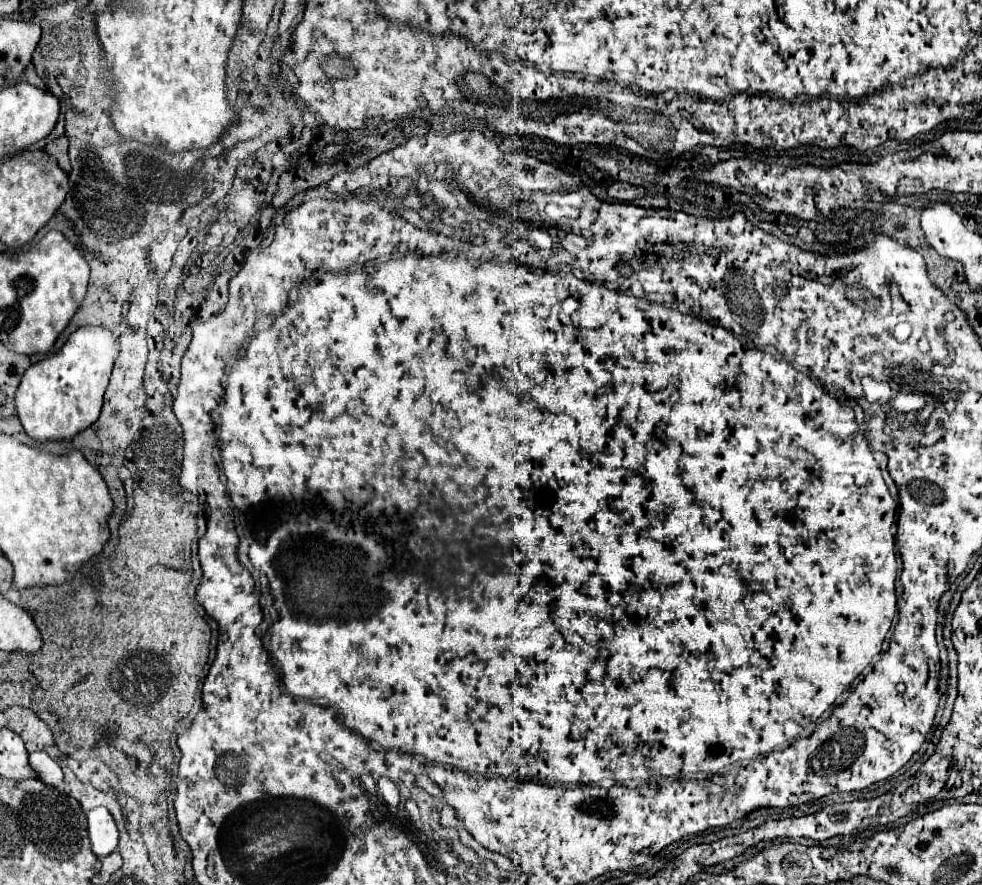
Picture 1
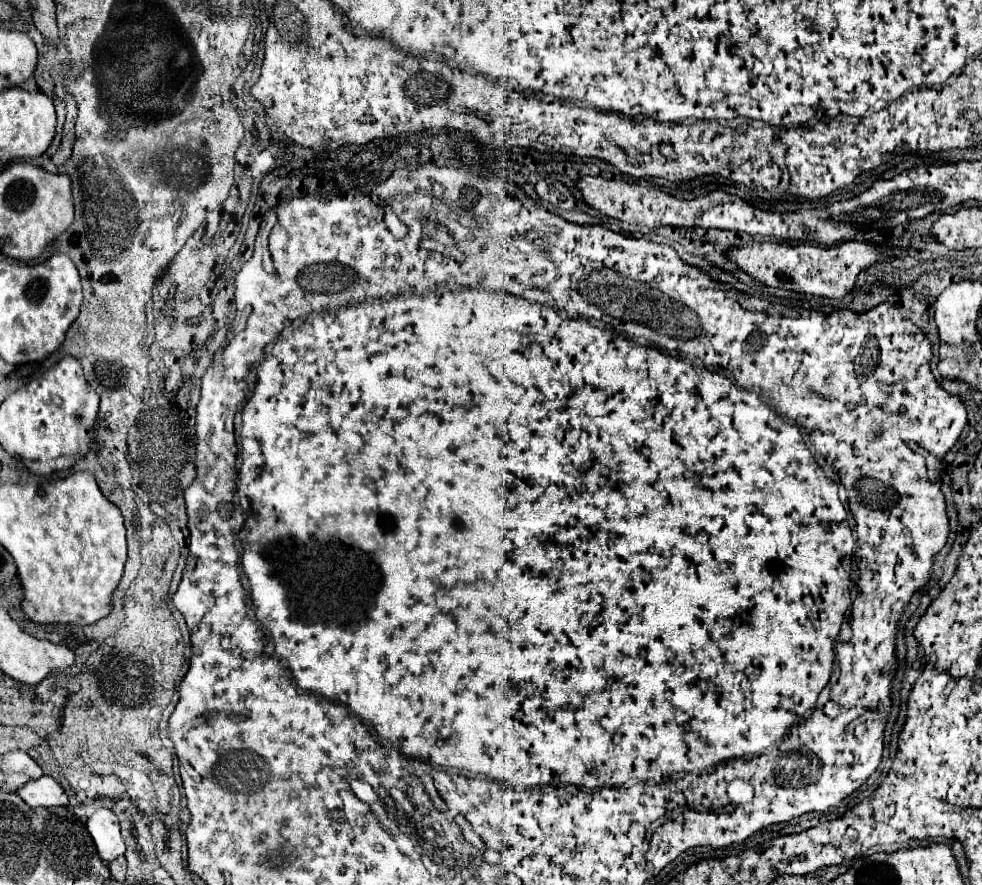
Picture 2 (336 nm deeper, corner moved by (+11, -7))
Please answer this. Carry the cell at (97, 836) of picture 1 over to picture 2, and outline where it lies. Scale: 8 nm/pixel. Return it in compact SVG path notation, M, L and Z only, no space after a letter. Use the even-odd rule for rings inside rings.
M98 808L86 822L90 836L98 848L98 854L104 862L112 862L124 854L124 840L120 834L118 816L108 808Z

